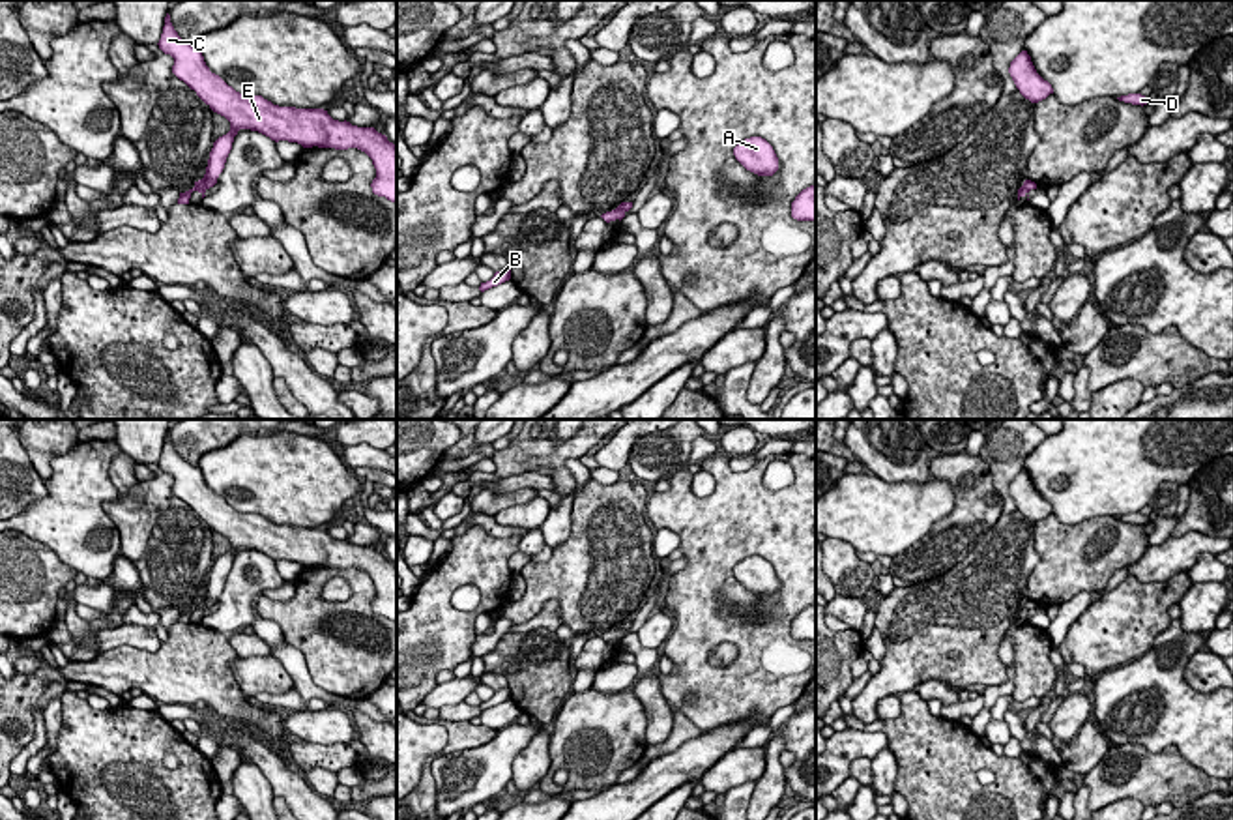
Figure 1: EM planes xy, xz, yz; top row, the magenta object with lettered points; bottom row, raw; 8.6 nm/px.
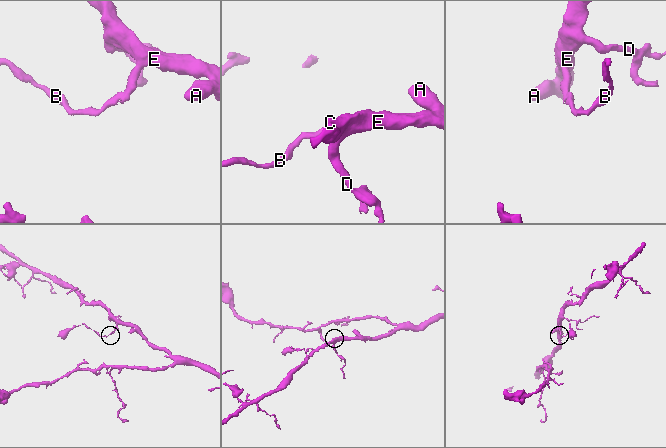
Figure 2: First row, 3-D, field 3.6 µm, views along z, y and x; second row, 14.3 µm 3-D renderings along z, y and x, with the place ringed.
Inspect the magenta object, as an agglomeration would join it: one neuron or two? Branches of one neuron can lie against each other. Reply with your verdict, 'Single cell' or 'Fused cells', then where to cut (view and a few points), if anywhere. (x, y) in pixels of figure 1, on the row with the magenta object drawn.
Fused cells. Split along xy (203, 178), (204, 186), (193, 190)

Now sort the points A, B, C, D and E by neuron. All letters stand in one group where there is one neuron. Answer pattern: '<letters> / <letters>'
A C D E / B

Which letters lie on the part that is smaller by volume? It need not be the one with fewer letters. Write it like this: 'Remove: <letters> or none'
Remove: B

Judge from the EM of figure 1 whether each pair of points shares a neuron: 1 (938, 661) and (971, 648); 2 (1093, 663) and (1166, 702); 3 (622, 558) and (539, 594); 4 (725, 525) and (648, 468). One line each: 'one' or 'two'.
1: one
2: two
3: one
4: two

